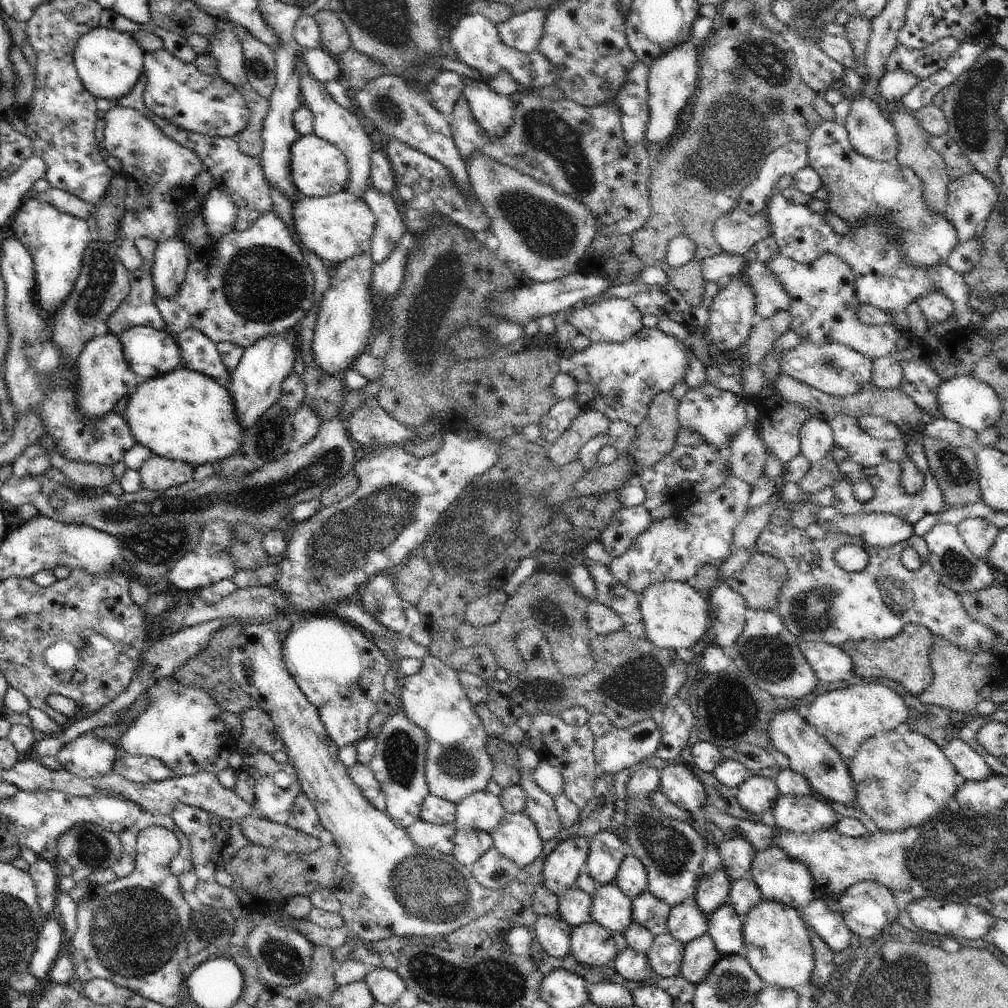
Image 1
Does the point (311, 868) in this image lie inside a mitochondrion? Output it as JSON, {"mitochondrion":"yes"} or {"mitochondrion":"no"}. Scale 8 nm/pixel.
{"mitochondrion":"no"}

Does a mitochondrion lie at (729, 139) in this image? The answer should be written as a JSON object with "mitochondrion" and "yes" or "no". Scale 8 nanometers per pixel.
{"mitochondrion":"yes"}

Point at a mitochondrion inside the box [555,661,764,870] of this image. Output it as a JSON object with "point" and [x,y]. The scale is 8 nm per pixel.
{"point":[733,710]}

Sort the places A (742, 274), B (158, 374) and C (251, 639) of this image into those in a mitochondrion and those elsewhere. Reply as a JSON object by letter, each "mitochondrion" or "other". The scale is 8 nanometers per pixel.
{"A":"other","B":"other","C":"other"}

